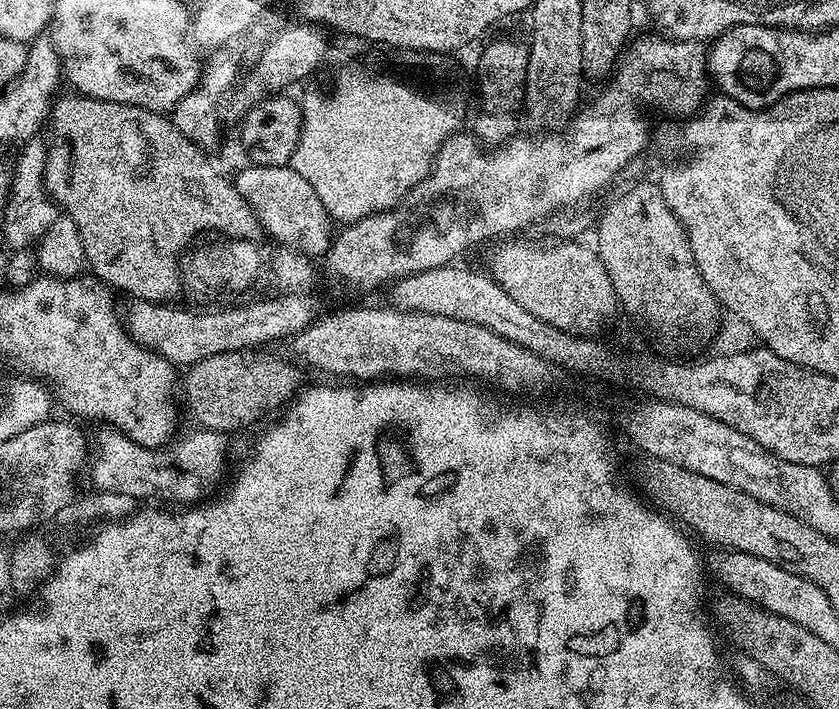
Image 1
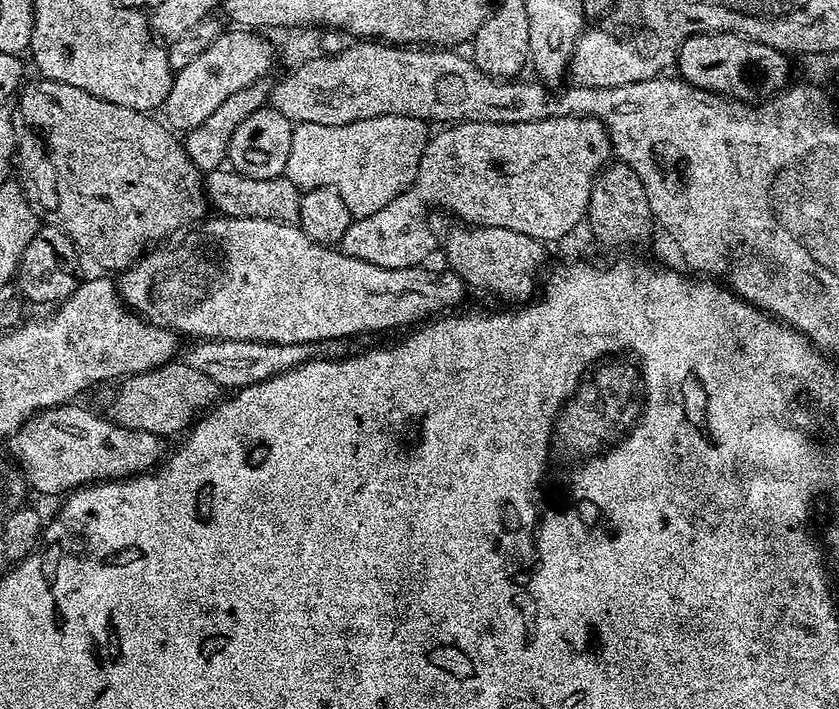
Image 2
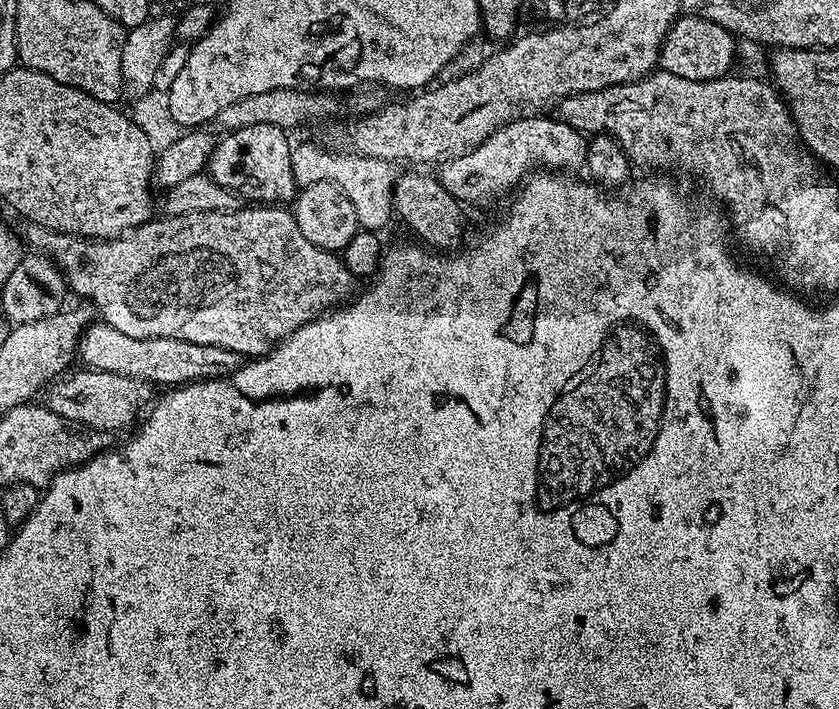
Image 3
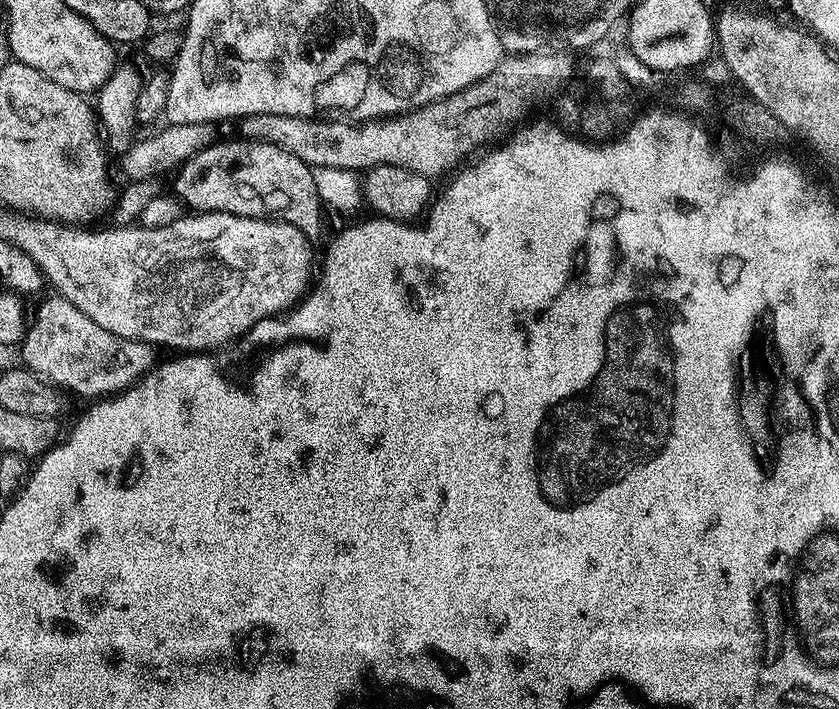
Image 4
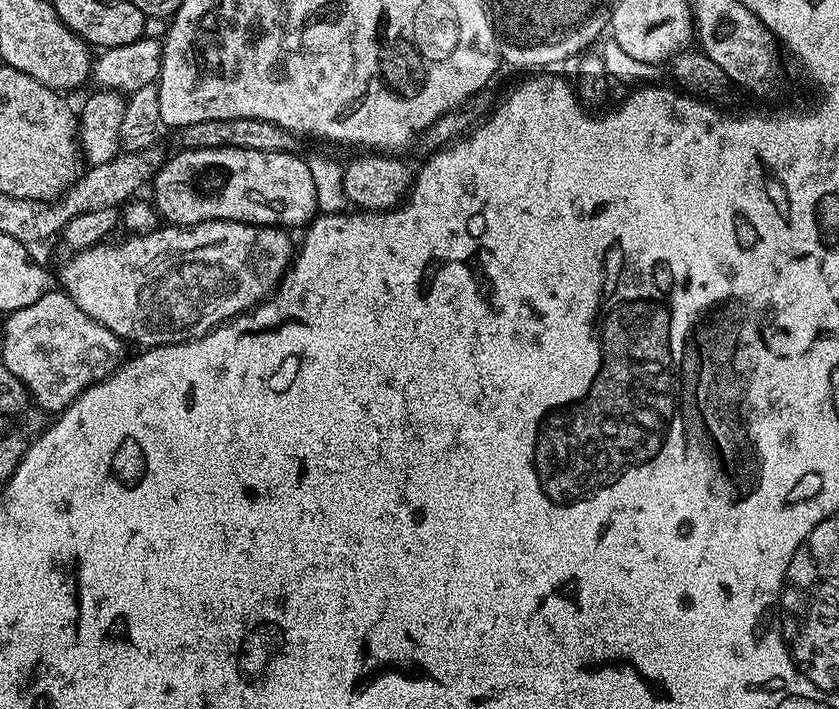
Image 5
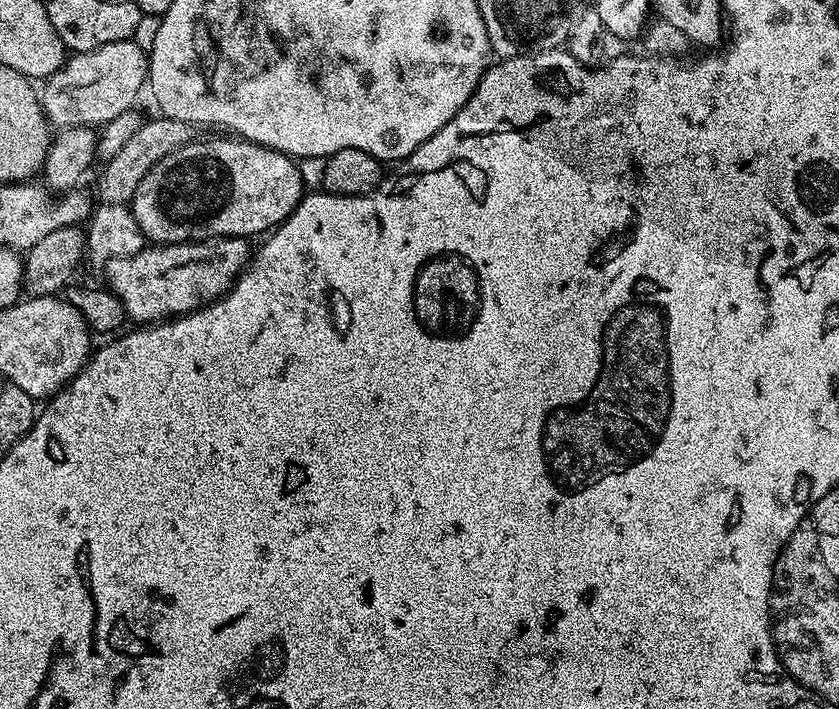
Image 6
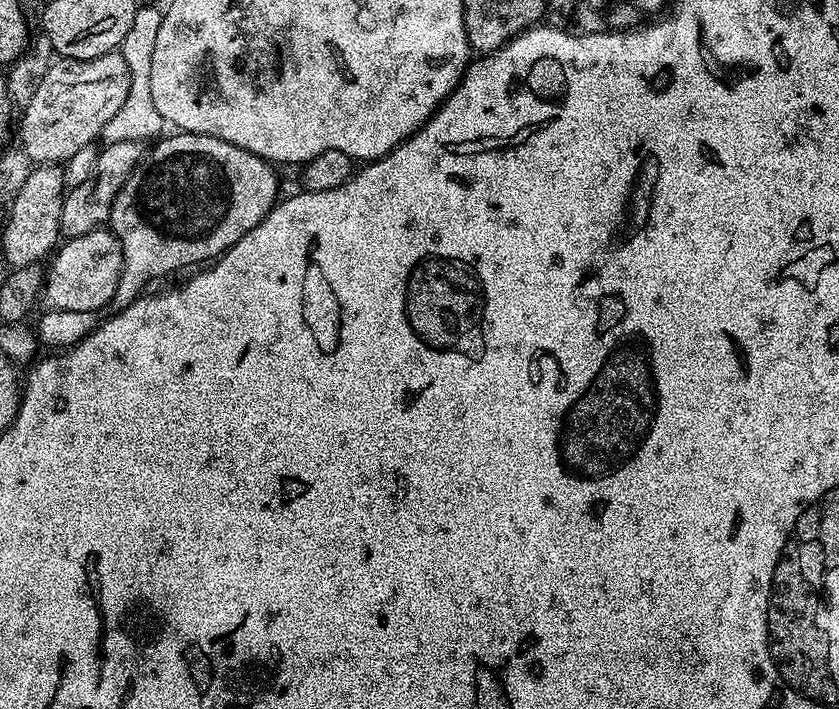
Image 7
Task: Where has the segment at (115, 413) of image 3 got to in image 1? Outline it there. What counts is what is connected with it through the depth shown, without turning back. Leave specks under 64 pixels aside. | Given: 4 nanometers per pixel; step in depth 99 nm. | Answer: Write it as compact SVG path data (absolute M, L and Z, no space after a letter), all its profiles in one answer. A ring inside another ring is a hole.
M252 350L223 352L187 365L182 392L184 388L184 404L189 418L196 423L193 425L209 432L232 434L235 428L246 427L266 412L281 409L301 391L301 369L291 359L260 355L264 354Z

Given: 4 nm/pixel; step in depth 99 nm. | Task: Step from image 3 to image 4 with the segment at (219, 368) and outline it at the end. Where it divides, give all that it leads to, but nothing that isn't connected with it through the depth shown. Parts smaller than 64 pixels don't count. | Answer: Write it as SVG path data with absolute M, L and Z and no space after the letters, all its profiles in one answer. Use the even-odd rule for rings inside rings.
M52 294L49 300L41 302L40 309L31 317L28 332L24 335L18 351L24 355L23 363L28 371L36 373L67 393L74 392L78 396L92 396L91 398L107 398L131 388L143 376L151 373L158 360L157 349L153 345L110 334L110 330L102 330L98 322L86 318L86 314L78 310L78 306L74 306L59 294Z

